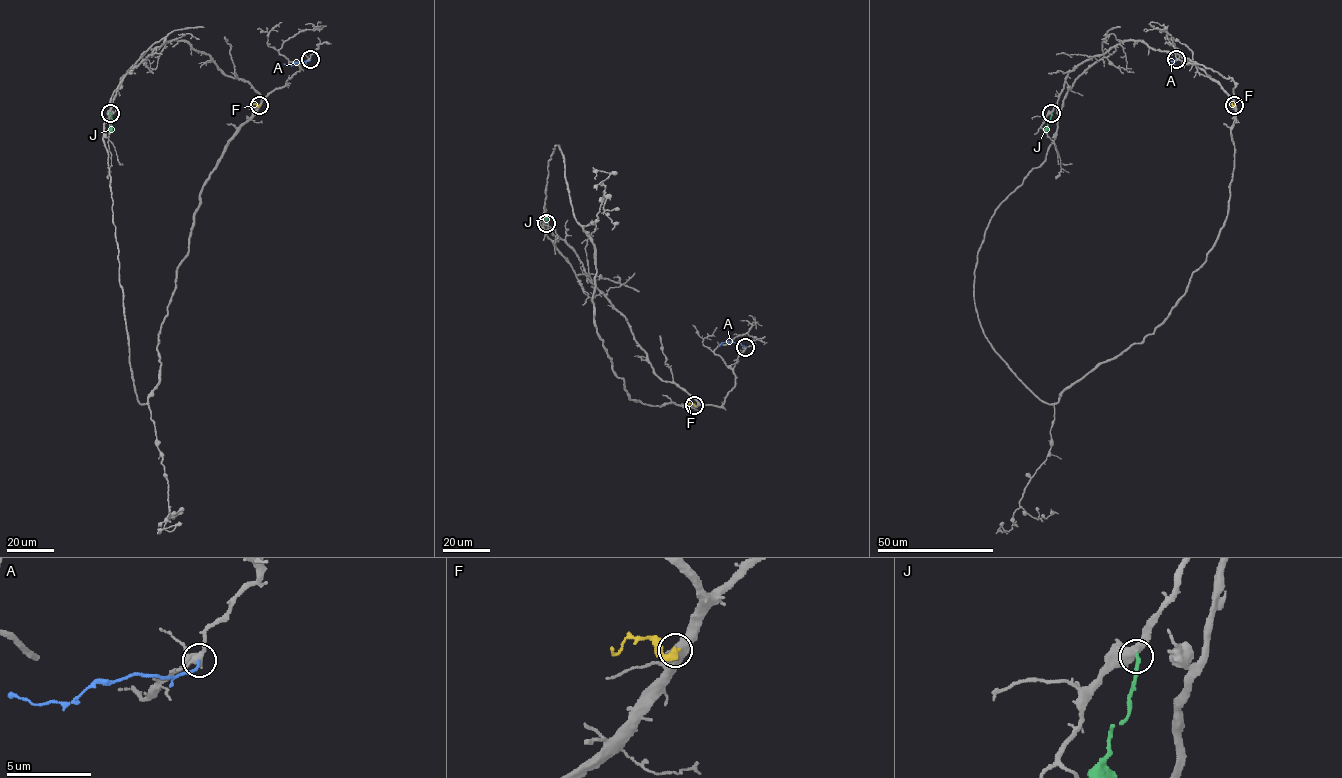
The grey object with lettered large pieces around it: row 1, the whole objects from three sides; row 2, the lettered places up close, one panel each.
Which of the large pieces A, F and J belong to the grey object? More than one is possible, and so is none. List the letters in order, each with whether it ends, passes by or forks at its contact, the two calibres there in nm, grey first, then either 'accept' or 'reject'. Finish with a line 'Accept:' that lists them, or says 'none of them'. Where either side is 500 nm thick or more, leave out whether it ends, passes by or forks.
A: it ends | 280/150 nm | accept
F: 550/400 nm | reject
J: it ends | 440/220 nm | reject
Accept: A

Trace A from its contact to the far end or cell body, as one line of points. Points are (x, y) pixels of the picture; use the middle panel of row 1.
A: (745, 347), (728, 341), (719, 346)

